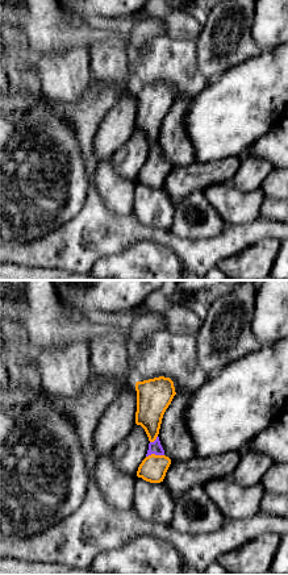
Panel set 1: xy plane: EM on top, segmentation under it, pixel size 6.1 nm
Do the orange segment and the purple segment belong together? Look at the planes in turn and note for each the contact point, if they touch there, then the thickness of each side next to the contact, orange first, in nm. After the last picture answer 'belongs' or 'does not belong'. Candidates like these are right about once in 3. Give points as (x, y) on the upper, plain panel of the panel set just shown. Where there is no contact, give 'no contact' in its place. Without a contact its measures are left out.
meets orange at (154, 159); 160 nm thick on the orange side, 80 nm on the other

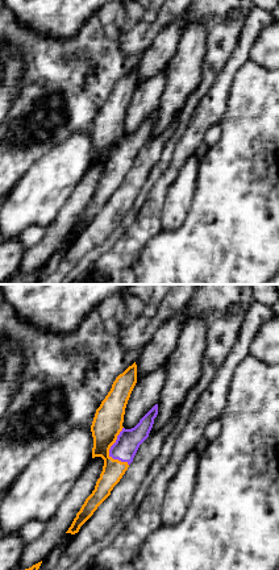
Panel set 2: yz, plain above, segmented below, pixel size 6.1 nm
meets orange at (108, 155); 180 nm thick on the orange side, 150 nm on the other

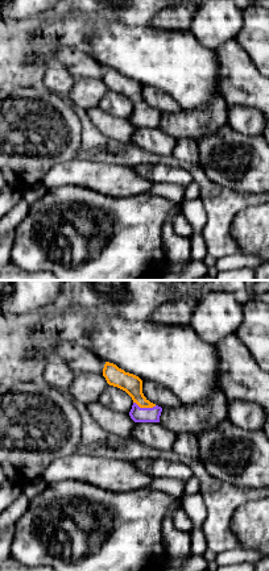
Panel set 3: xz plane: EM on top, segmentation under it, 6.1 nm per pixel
meets orange at (145, 112); 120 nm thick on the orange side, 100 nm on the other

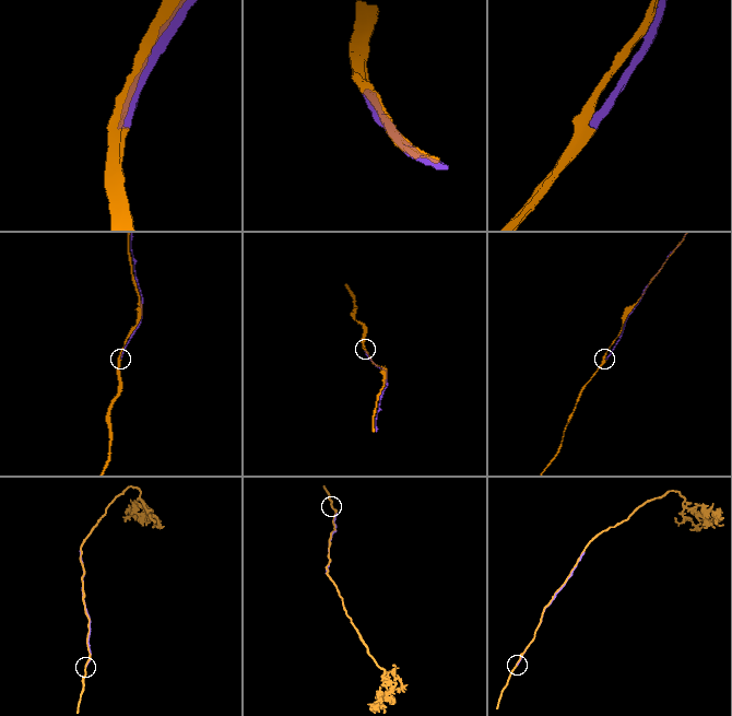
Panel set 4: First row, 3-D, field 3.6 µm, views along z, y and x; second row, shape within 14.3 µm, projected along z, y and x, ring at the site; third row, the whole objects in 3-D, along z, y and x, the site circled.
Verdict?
belongs

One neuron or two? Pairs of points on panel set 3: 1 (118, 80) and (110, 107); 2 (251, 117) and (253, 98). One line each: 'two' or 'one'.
1: one
2: two

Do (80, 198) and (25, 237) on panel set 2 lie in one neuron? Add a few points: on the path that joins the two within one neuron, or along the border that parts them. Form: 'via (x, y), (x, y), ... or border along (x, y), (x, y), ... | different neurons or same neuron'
border along (45, 229), (41, 238), (24, 253) | different neurons

